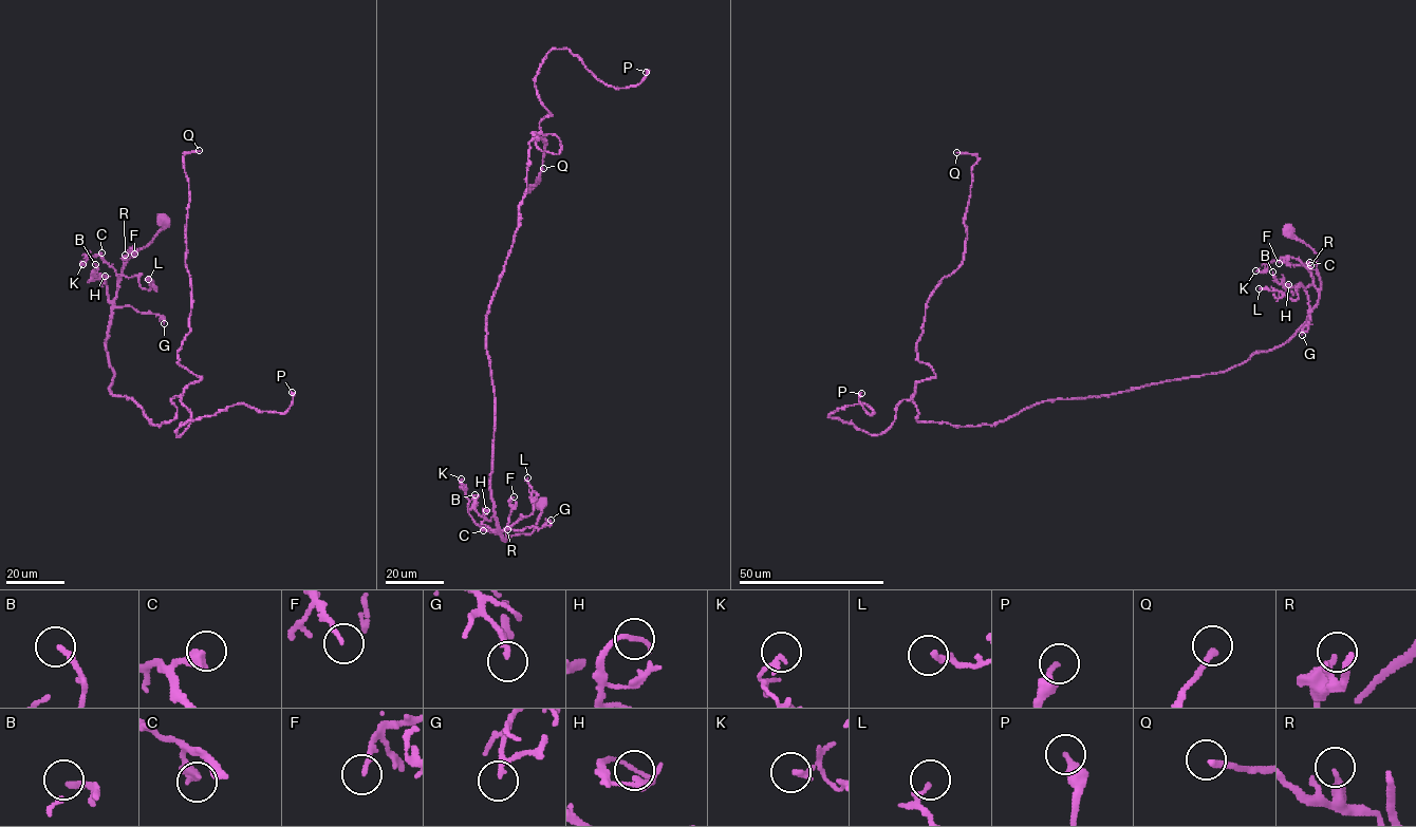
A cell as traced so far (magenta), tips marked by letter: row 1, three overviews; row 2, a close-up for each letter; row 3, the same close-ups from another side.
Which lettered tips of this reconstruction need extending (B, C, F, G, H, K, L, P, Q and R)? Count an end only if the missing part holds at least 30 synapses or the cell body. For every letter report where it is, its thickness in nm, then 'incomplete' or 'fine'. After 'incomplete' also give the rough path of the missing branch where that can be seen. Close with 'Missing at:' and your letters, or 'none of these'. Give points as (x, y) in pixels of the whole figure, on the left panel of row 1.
B: place (95, 264); calibre 200 nm; fine
C: place (101, 252); calibre 360 nm; fine
F: place (134, 254); calibre 140 nm; fine
G: place (164, 323); calibre 150 nm; fine
H: place (105, 276); calibre 190 nm; fine
K: place (82, 264); calibre 180 nm; fine
L: place (148, 279); calibre 130 nm; fine
P: place (292, 392); calibre 280 nm; incomplete; course (292, 392), (354, 405), (359, 415), (355, 430), (364, 443)
Q: place (199, 150); calibre 240 nm; incomplete; course (199, 150), (215, 145), (192, 134), (193, 117), (202, 110), (219, 113), (229, 123), (227, 135), (213, 143)
R: place (125, 255); calibre 240 nm; fine
Missing at: P, Q

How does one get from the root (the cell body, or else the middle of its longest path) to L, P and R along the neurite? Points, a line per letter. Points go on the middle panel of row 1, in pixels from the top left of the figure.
L: (540, 505), (541, 512), (530, 533), (511, 534), (505, 541), (502, 532), (521, 514), (533, 512), (527, 477)
P: (540, 505), (503, 540), (486, 350), (552, 115), (535, 77), (553, 49), (615, 88), (646, 72)
R: (540, 505), (541, 512), (530, 533), (507, 538), (507, 529)

